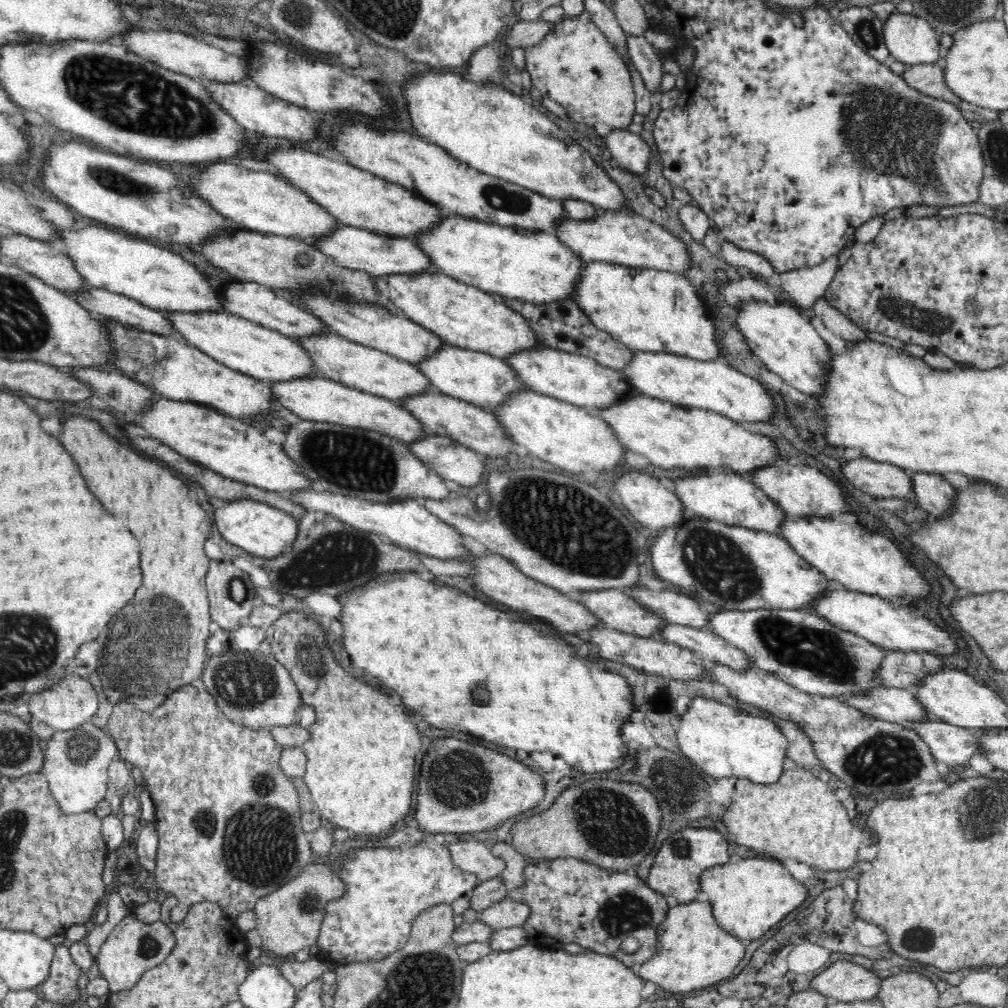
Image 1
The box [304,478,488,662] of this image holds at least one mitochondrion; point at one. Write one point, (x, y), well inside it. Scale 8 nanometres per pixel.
(371, 556)

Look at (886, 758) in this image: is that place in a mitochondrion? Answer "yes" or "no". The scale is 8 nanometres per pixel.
yes

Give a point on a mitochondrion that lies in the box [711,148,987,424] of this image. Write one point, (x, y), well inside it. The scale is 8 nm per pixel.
(926, 322)

